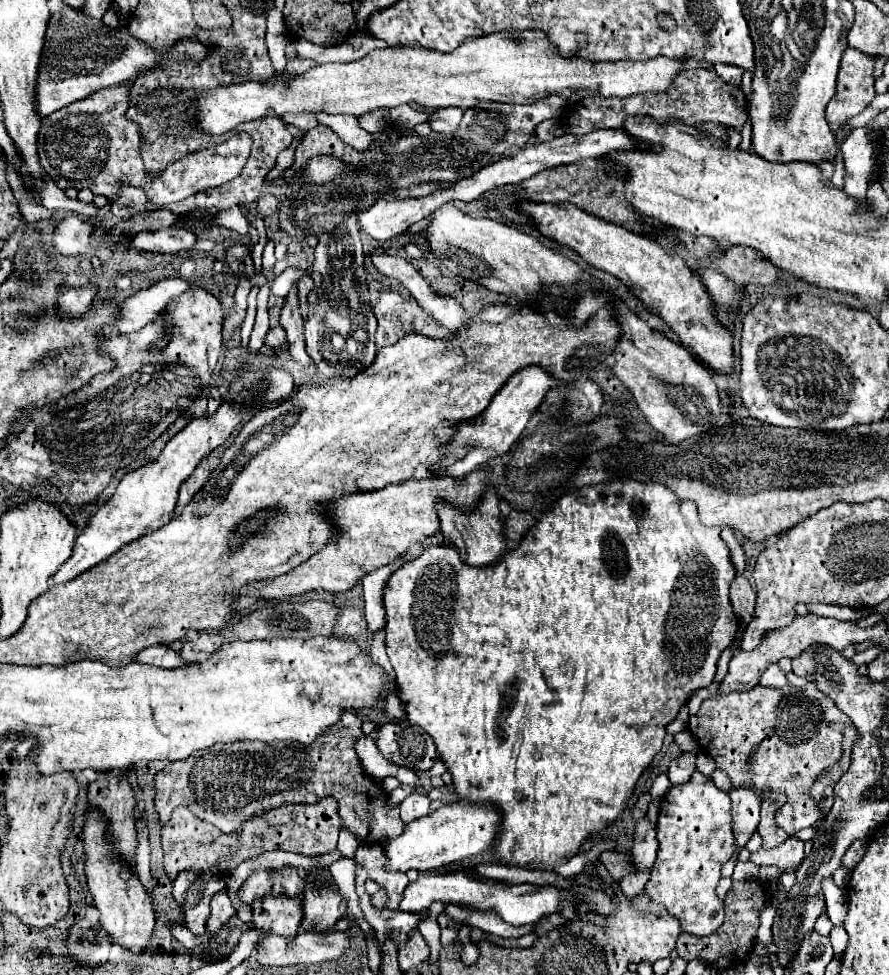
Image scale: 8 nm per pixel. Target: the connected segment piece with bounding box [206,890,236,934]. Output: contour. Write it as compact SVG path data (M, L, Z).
M226 890L220 892L220 894L216 894L216 896L212 898L210 908L212 908L212 914L210 914L210 918L208 918L206 930L212 932L212 934L216 934L216 932L222 928L222 924L224 924L230 916L236 914L236 910L234 910L234 906L232 906Z

